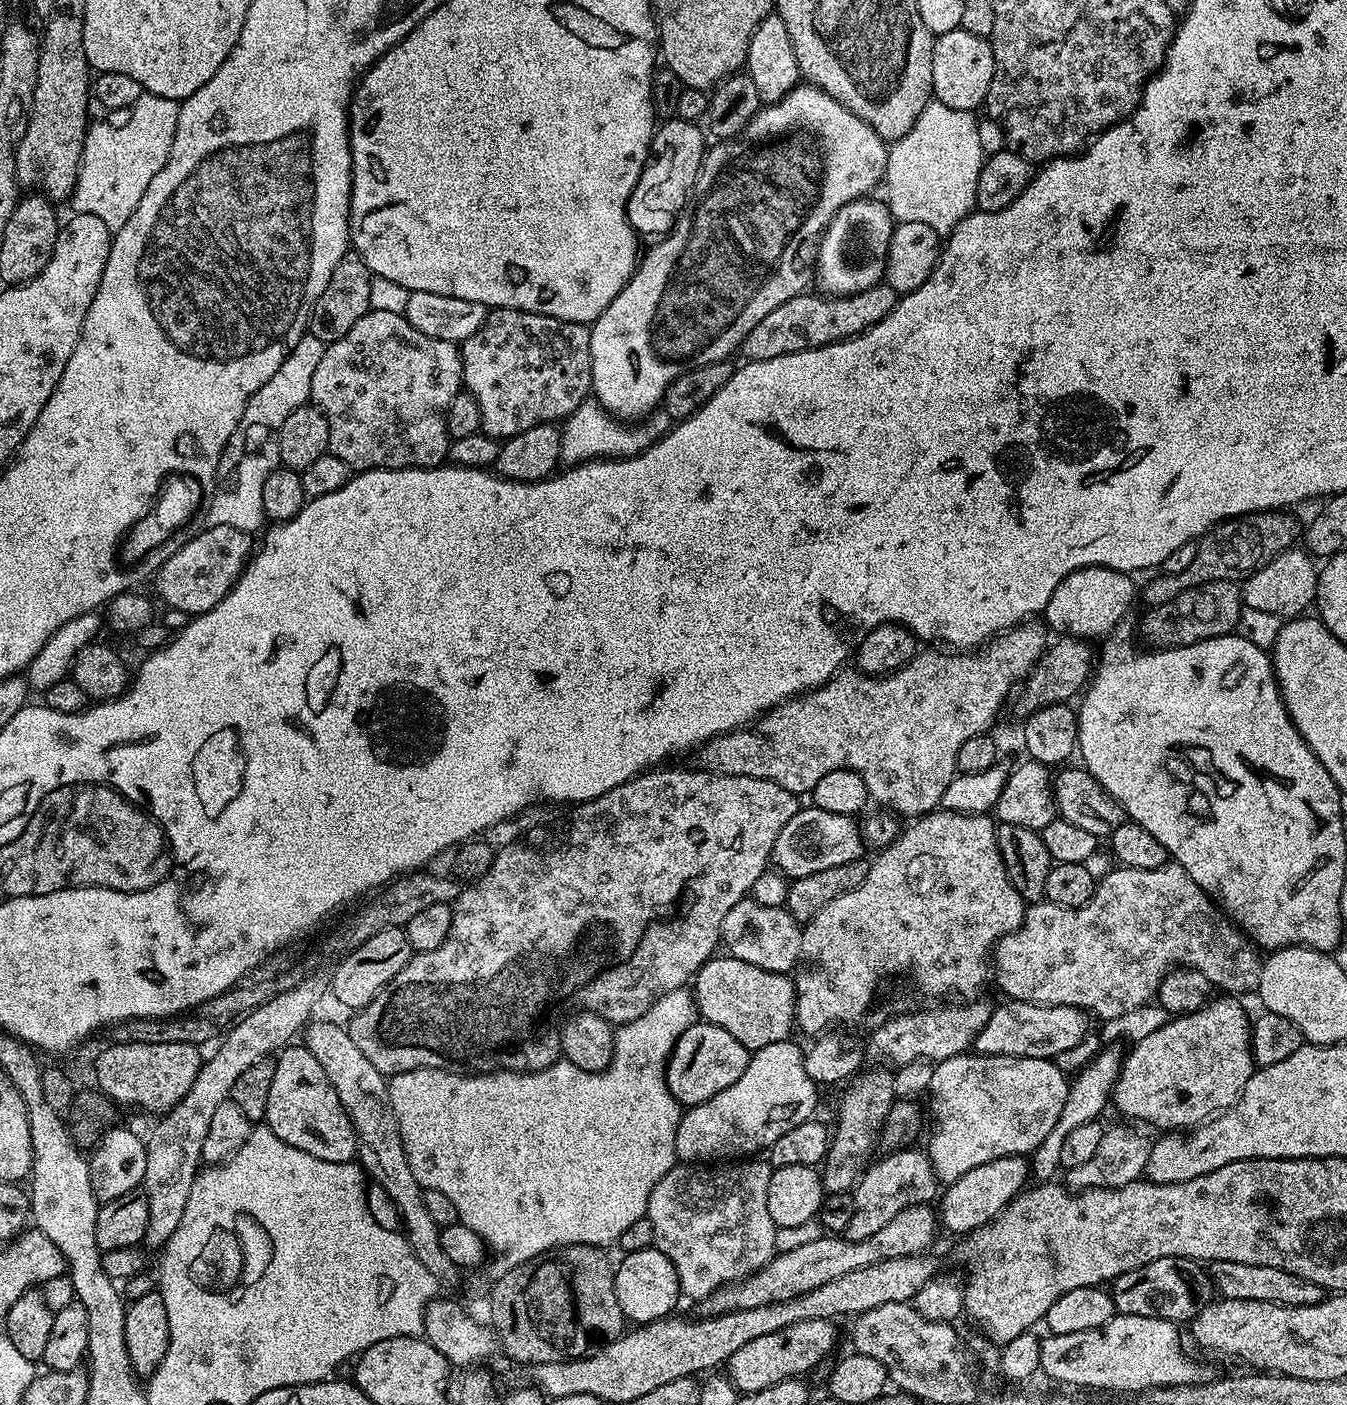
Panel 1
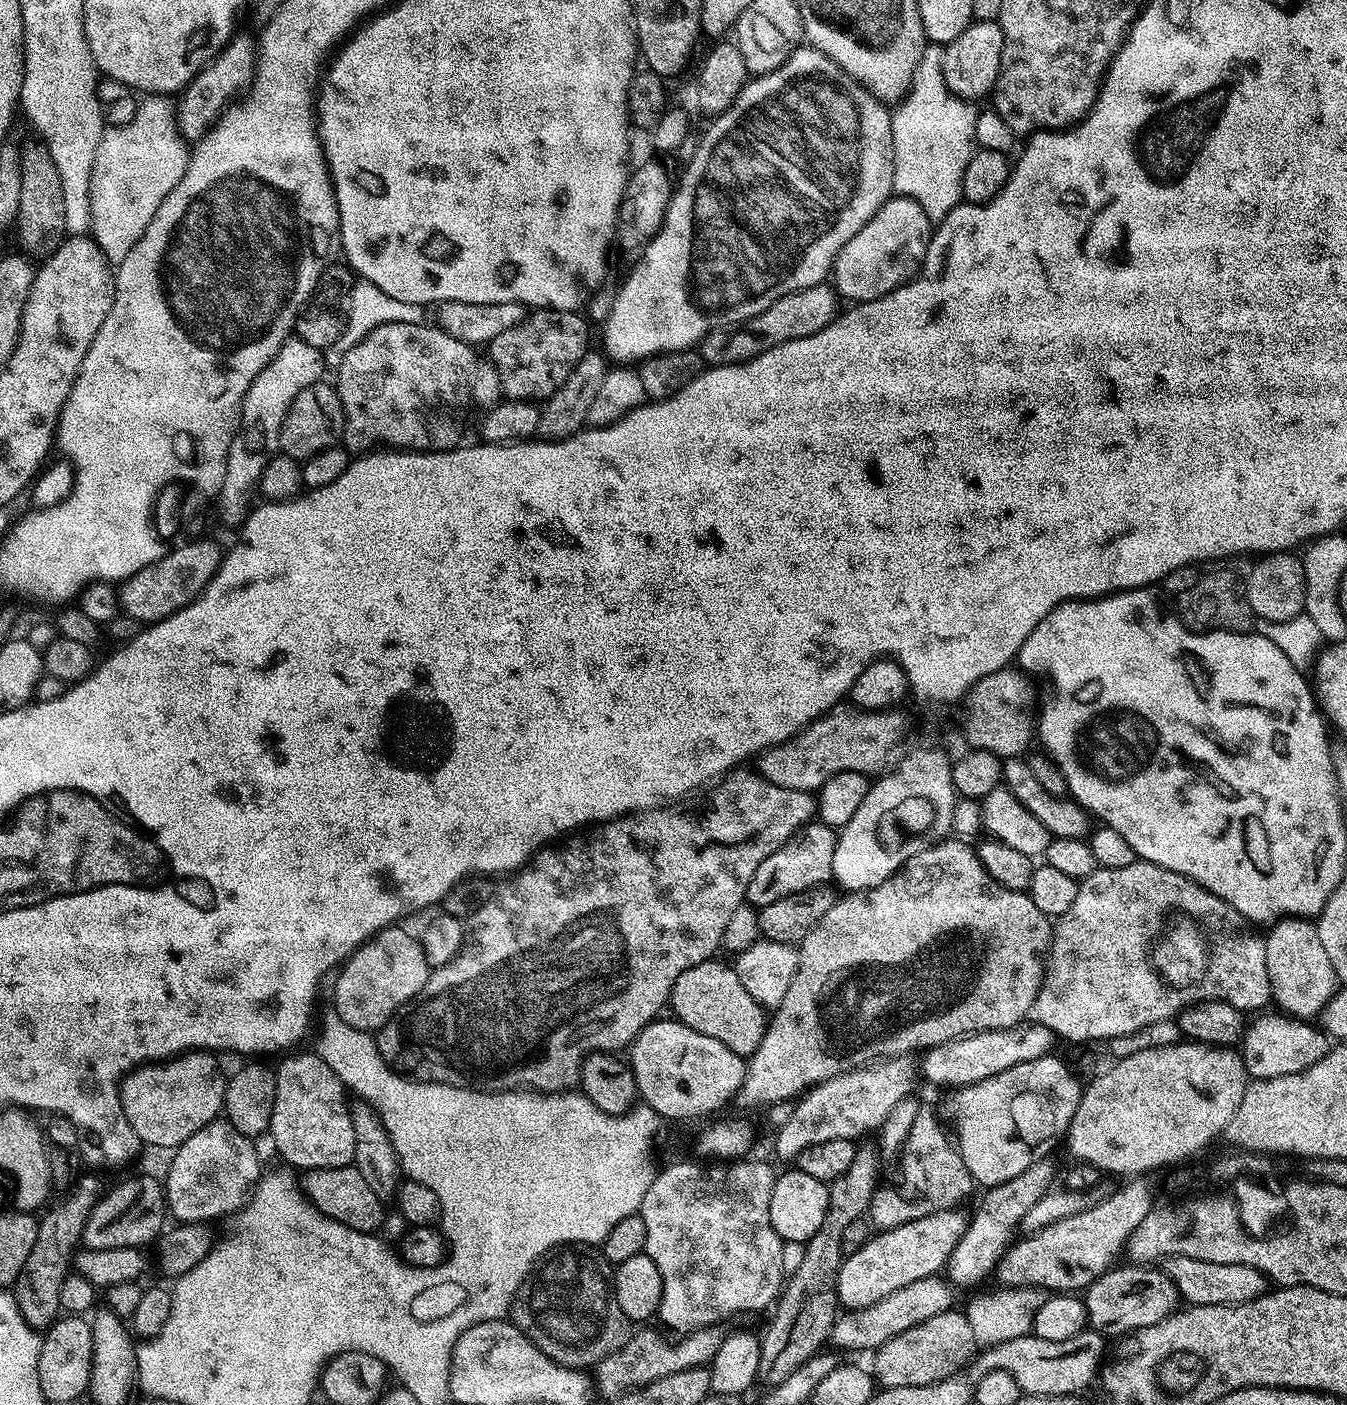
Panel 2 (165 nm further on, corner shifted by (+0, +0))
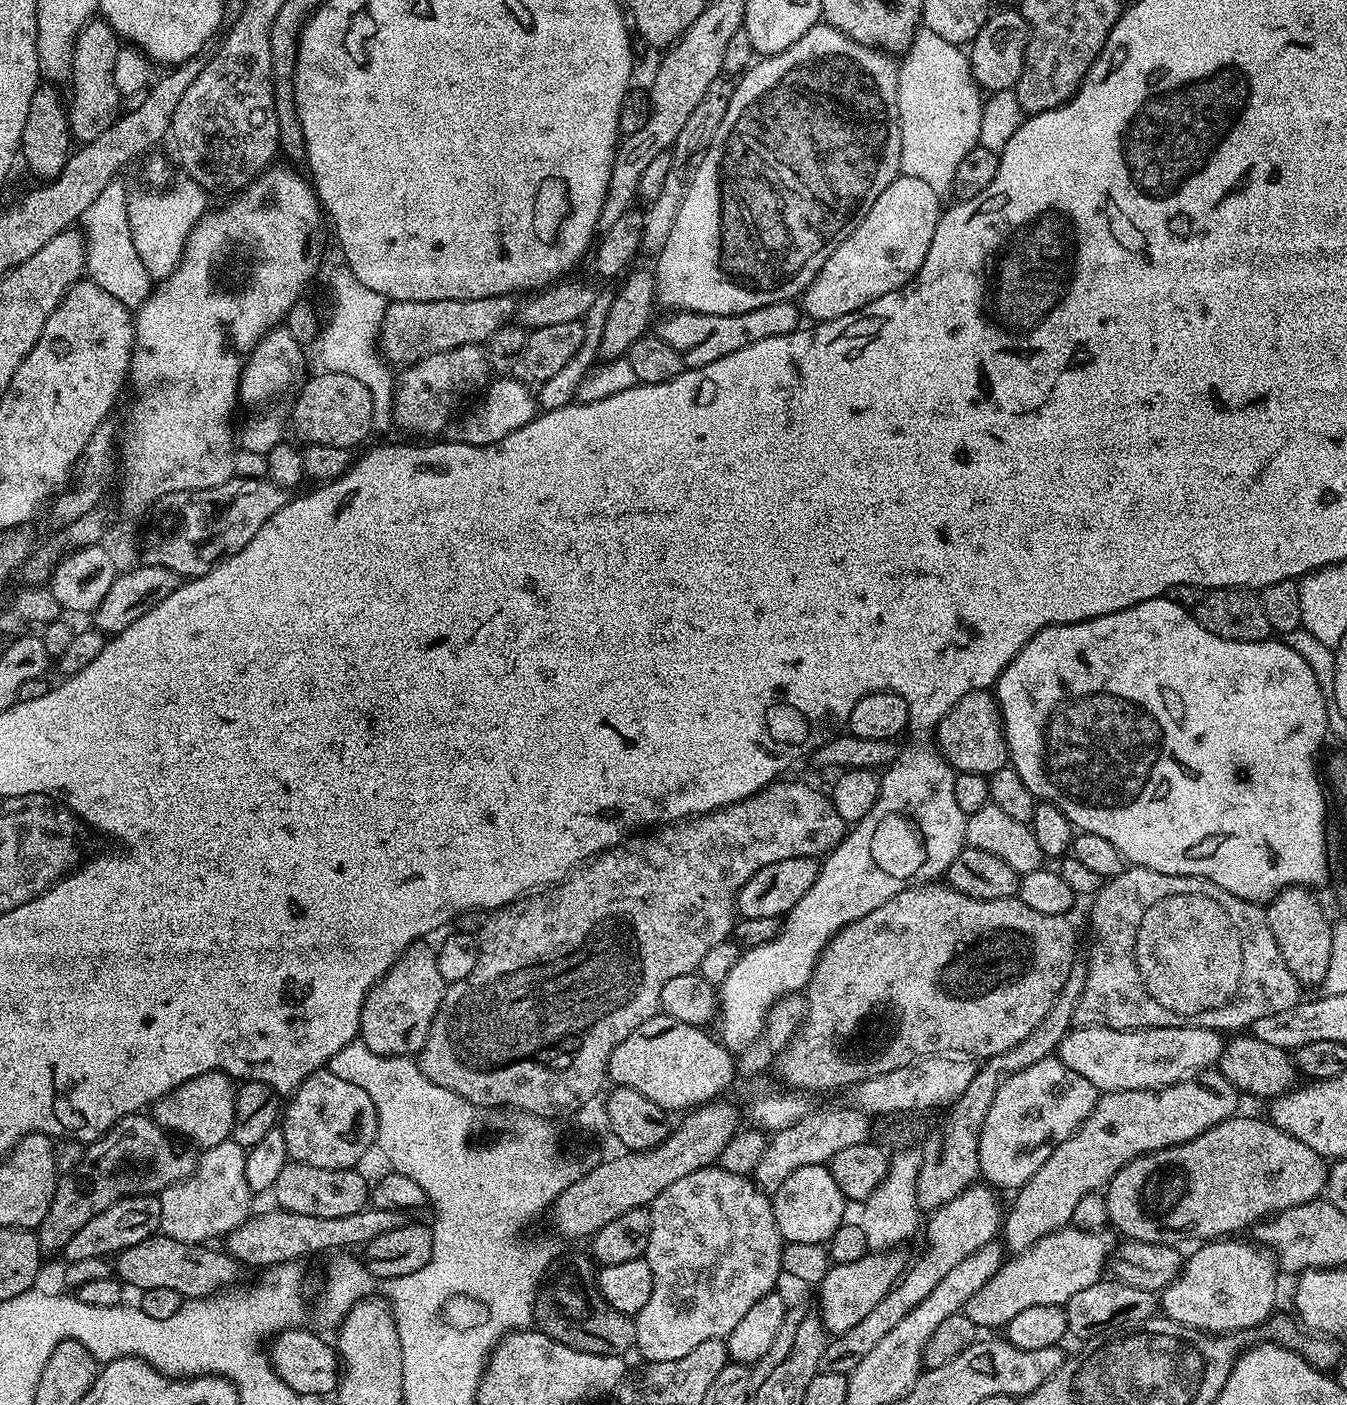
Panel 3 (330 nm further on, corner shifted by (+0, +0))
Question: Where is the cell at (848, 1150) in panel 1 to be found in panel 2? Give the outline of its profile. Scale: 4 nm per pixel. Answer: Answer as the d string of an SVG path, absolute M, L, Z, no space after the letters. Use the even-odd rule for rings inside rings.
M861 1147L854 1162L850 1162L850 1170L828 1184L826 1218L822 1218L822 1226L818 1226L816 1233L803 1245L801 1252L804 1253L801 1254L796 1269L793 1272L791 1269L771 1309L772 1321L759 1337L761 1357L758 1360L756 1379L760 1384L765 1384L765 1389L774 1389L786 1382L786 1378L790 1378L790 1374L794 1374L794 1370L798 1370L802 1362L816 1355L829 1343L832 1324L838 1315L835 1287L836 1272L844 1256L842 1234L846 1234L846 1226L850 1226L850 1222L861 1219L869 1211L872 1195L878 1186L878 1166L877 1153L873 1149L871 1152L870 1149Z

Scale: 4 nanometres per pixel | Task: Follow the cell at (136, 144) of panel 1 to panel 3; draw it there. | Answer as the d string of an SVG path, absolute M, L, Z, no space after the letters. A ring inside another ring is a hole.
M187 178L178 180L175 181L176 188L172 186L167 190L144 190L141 196L133 195L128 202L128 221L134 250L138 250L142 266L146 266L148 275L153 278L168 276L179 266L188 235L206 211L206 193L200 184Z

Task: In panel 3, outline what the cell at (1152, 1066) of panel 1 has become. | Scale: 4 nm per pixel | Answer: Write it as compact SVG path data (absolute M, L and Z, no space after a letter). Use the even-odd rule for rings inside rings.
M1218 1070L1202 1072L1191 1080L1180 1080L1165 1088L1103 1093L1076 1133L1066 1138L1066 1142L1056 1145L1050 1158L1046 1158L1046 1162L1042 1162L1042 1166L1015 1193L1016 1201L1009 1212L1007 1209L1002 1220L1002 1240L1007 1251L1012 1254L1024 1252L1034 1242L1038 1242L1040 1236L1065 1227L1071 1221L1078 1200L1083 1195L1103 1189L1114 1178L1114 1174L1118 1174L1118 1170L1122 1170L1122 1166L1126 1166L1135 1156L1145 1156L1147 1152L1181 1144L1210 1130L1210 1126L1218 1126L1218 1122L1237 1115L1236 1103L1239 1100L1242 1100L1241 1093Z

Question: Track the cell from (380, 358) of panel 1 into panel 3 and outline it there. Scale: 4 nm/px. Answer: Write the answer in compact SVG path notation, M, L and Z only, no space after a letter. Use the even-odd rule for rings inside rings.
M467 344L407 365L401 371L404 373L396 384L396 401L392 404L397 426L412 436L439 437L453 419L456 403L471 392L479 393L489 383L488 364L490 357L481 345Z

